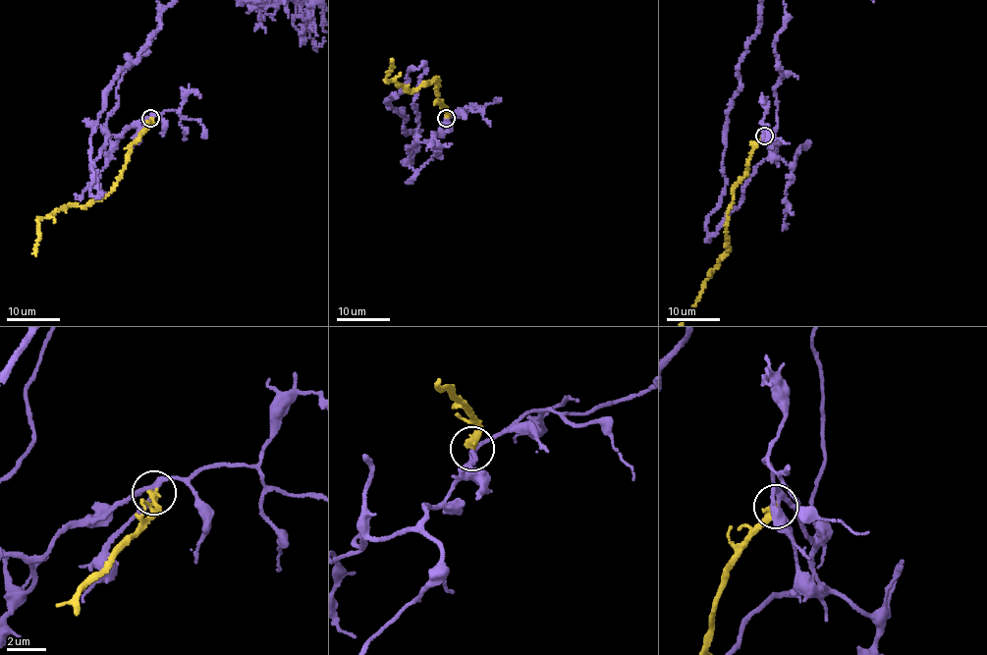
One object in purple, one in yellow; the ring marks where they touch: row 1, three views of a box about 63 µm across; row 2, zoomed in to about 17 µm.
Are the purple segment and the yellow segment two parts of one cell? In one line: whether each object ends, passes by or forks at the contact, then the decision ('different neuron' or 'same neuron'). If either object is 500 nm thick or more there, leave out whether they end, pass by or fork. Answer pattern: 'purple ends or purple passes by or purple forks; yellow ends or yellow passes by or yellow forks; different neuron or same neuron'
purple forks; yellow ends; different neuron

